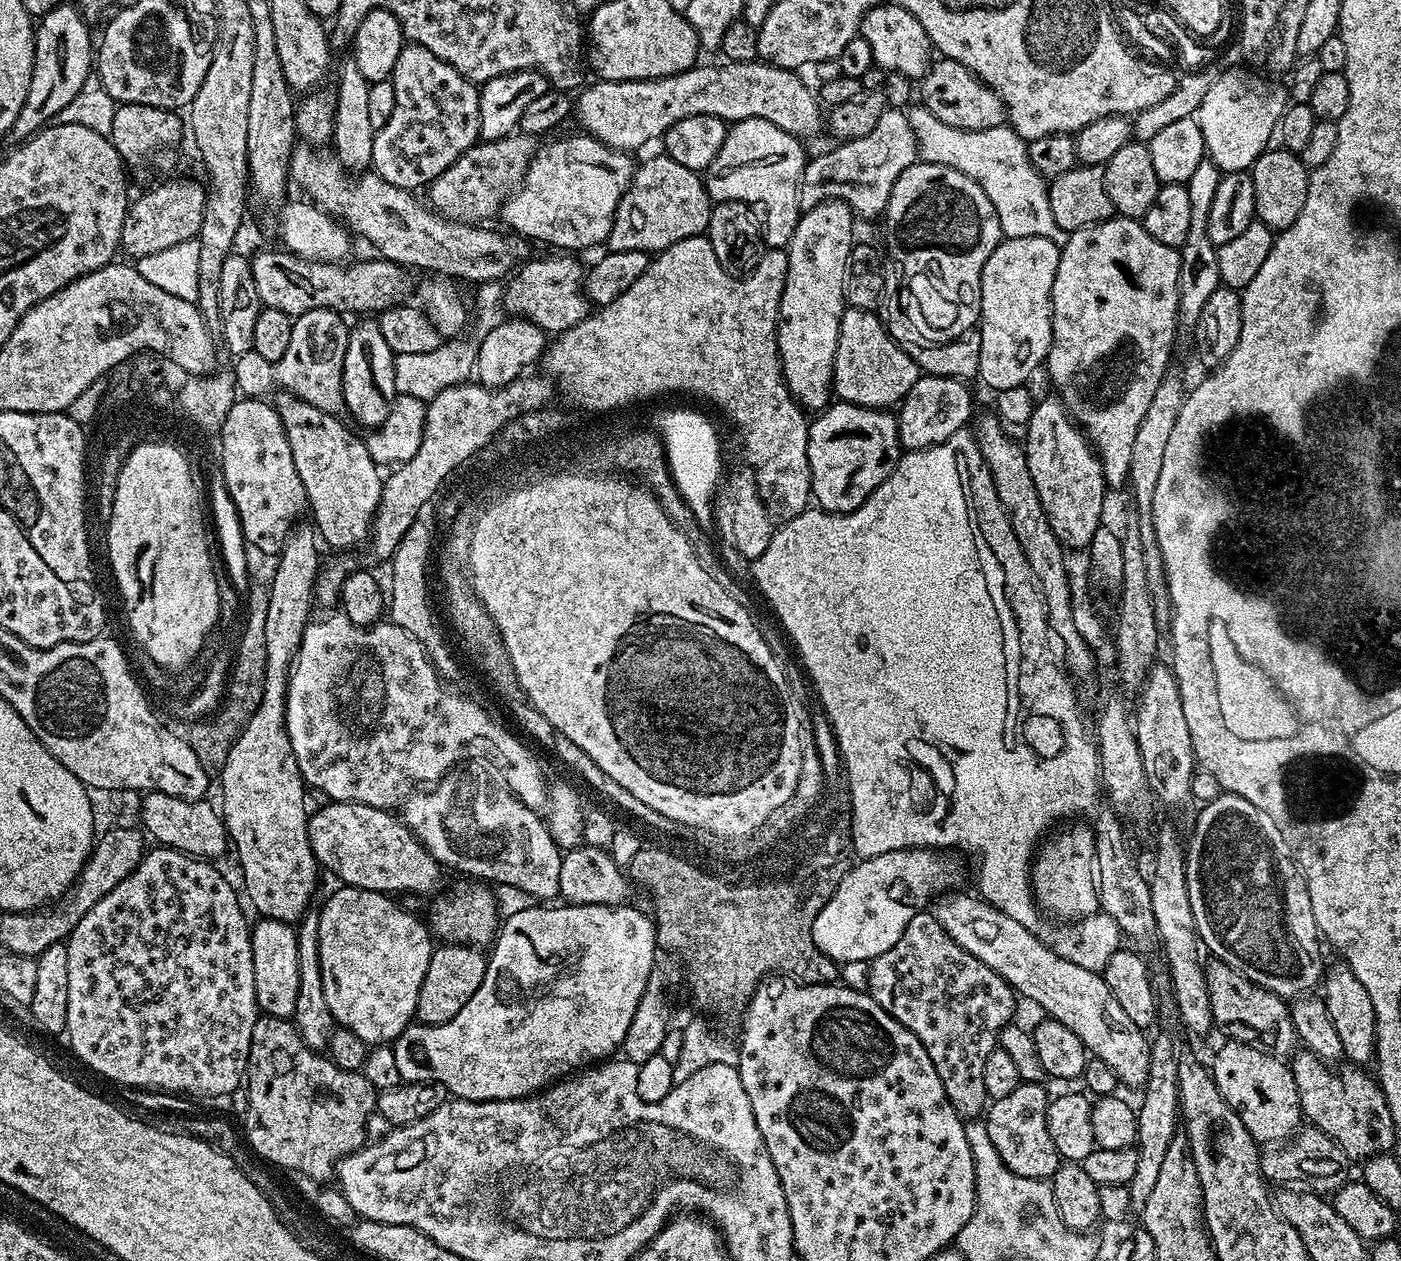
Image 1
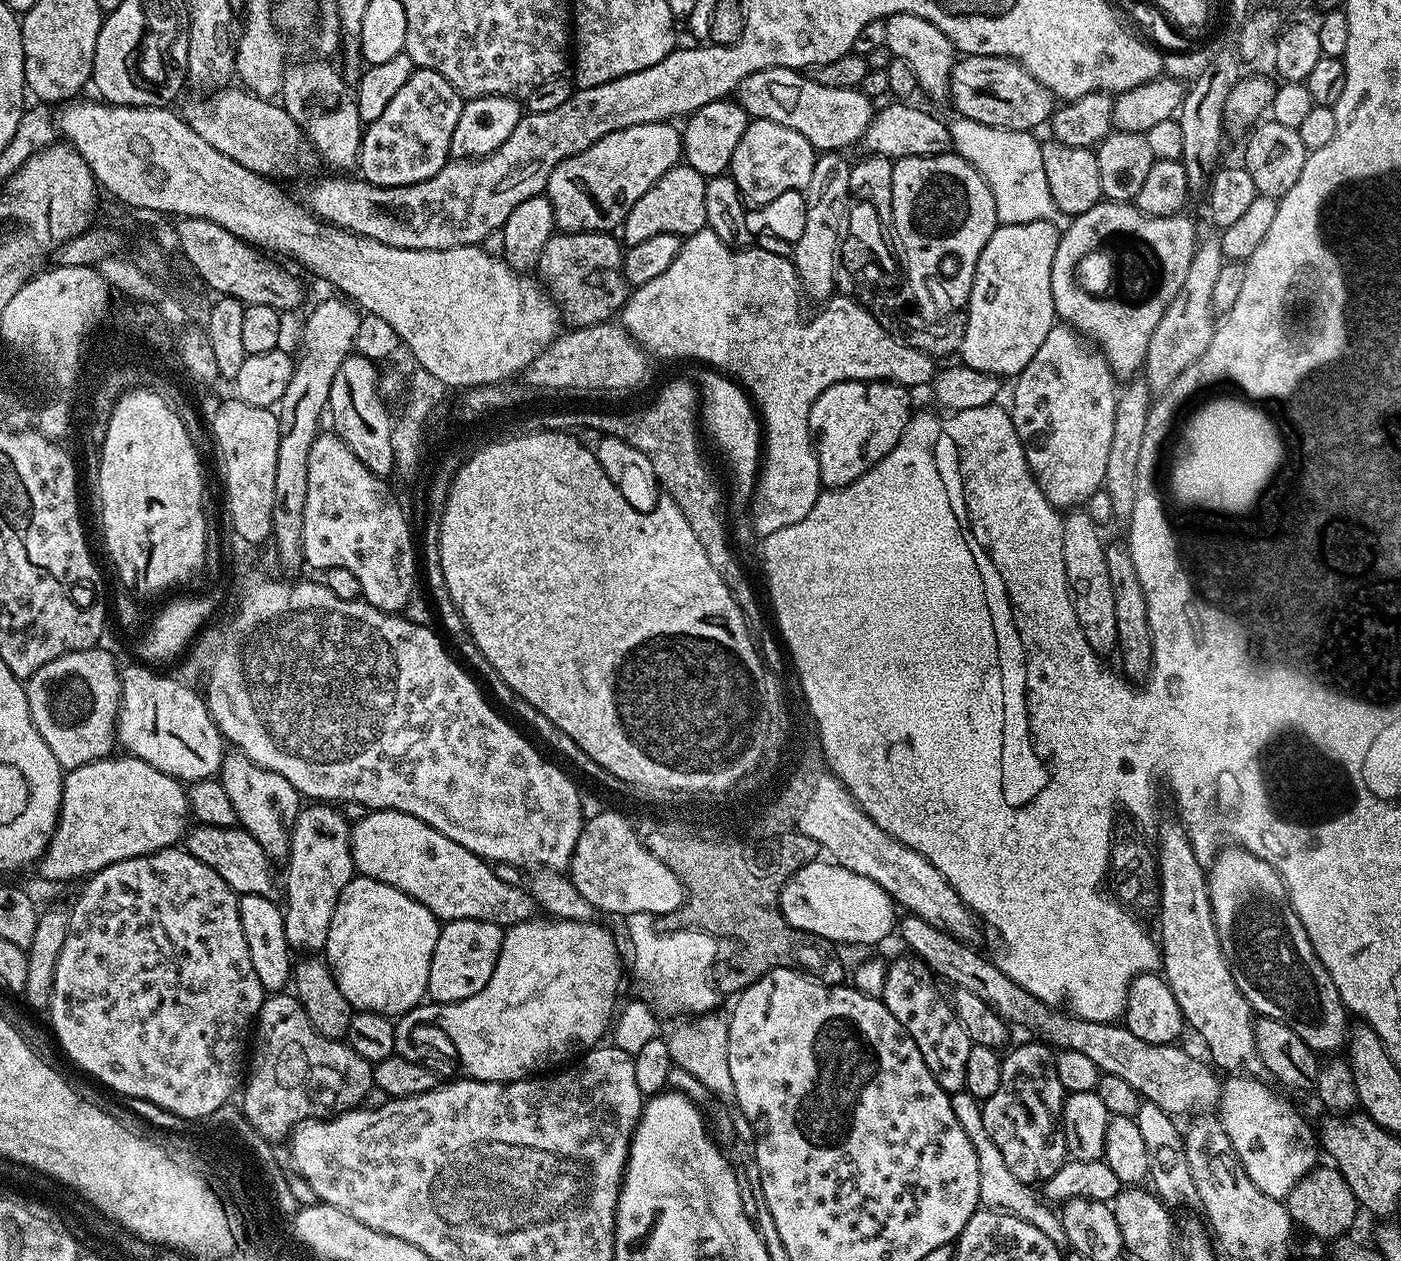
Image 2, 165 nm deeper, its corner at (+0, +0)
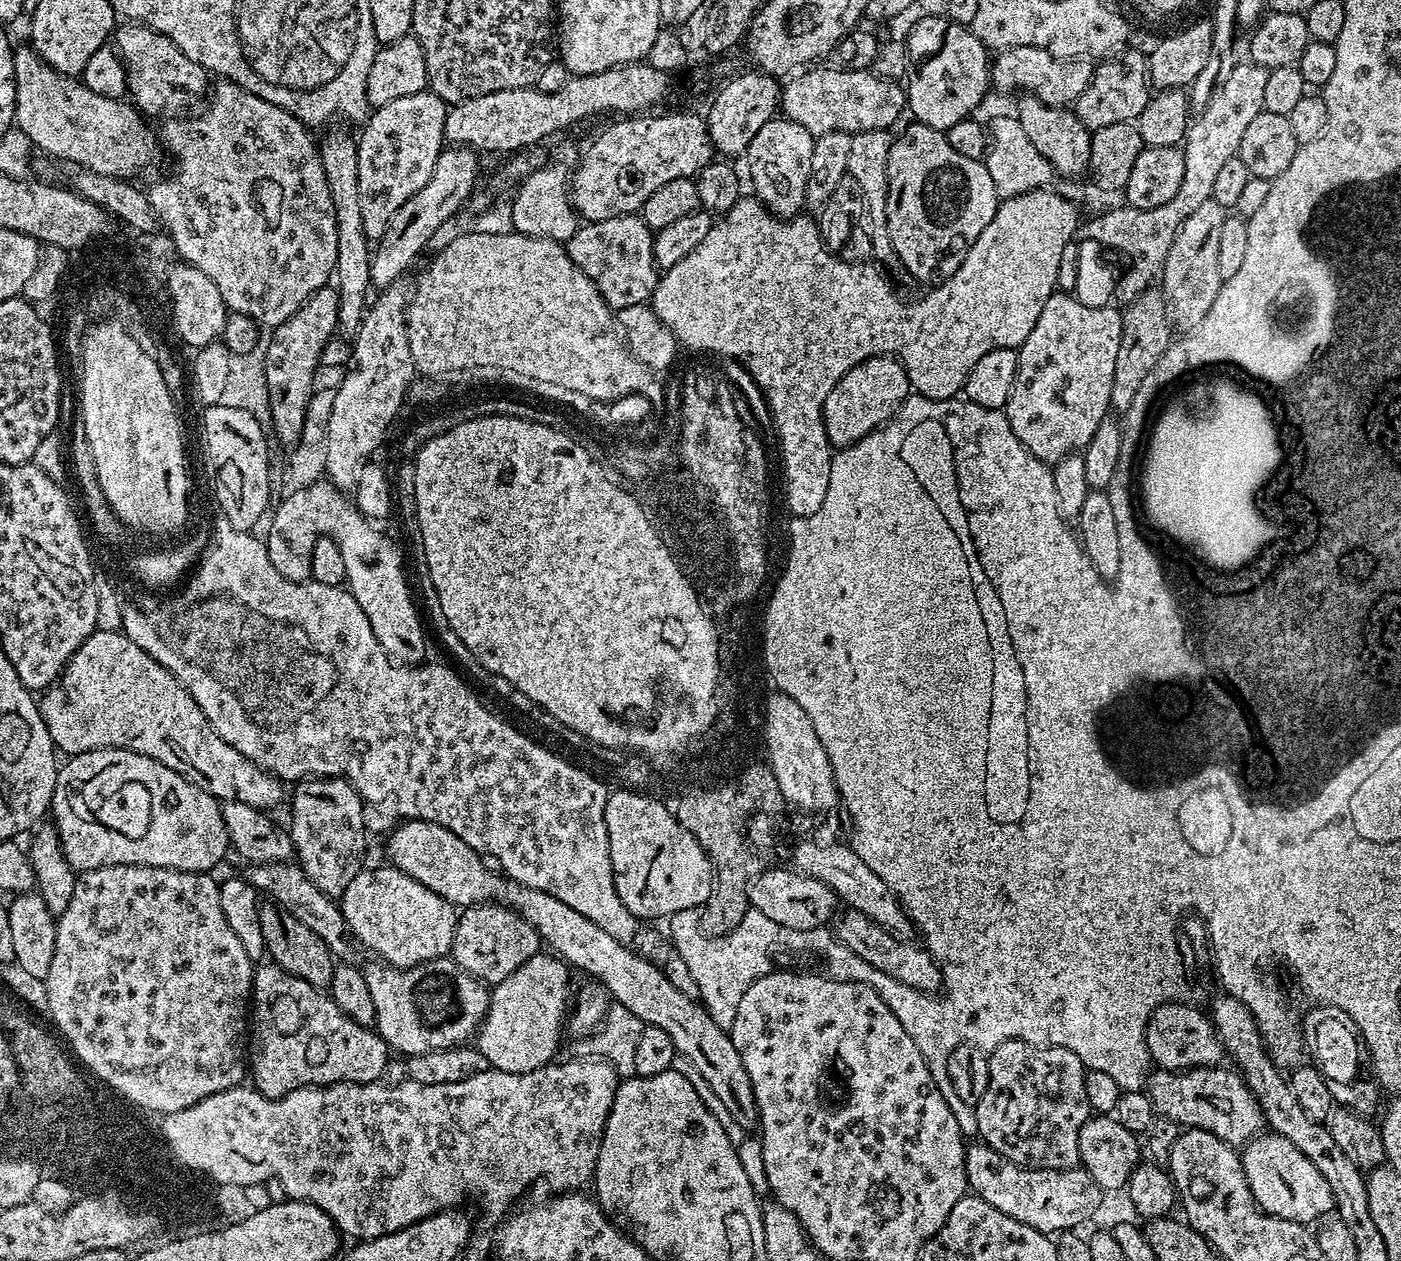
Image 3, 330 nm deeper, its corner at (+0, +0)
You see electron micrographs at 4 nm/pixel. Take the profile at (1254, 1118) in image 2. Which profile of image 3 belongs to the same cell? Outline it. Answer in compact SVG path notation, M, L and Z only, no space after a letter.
M1275 1134L1264 1135L1257 1135L1243 1145L1240 1157L1240 1165L1244 1168L1246 1182L1256 1200L1257 1208L1267 1213L1268 1216L1280 1217L1283 1220L1294 1221L1296 1224L1305 1226L1316 1219L1319 1221L1327 1217L1335 1209L1335 1204L1330 1194L1330 1186L1326 1183L1326 1178L1322 1178L1322 1174L1318 1174L1314 1162L1310 1162L1310 1158L1306 1158L1306 1154L1302 1154L1302 1150L1298 1150L1298 1146L1294 1146L1294 1142L1286 1142L1286 1138Z

